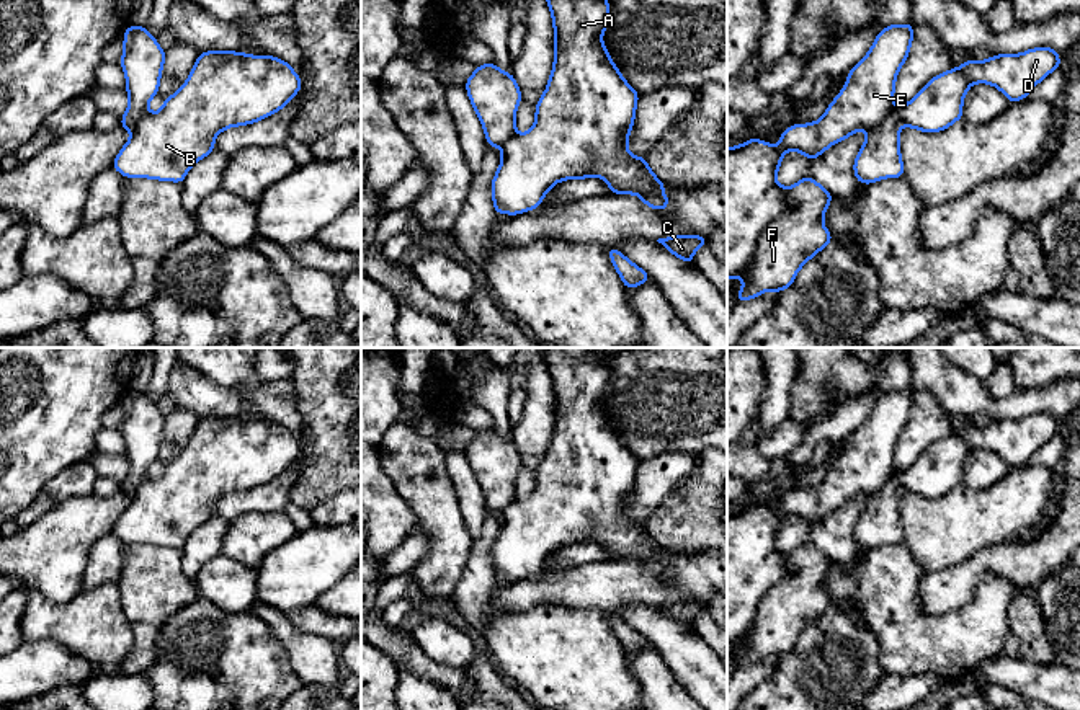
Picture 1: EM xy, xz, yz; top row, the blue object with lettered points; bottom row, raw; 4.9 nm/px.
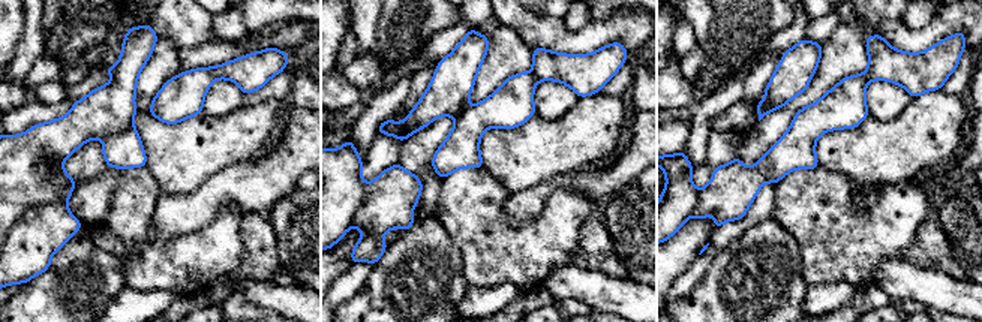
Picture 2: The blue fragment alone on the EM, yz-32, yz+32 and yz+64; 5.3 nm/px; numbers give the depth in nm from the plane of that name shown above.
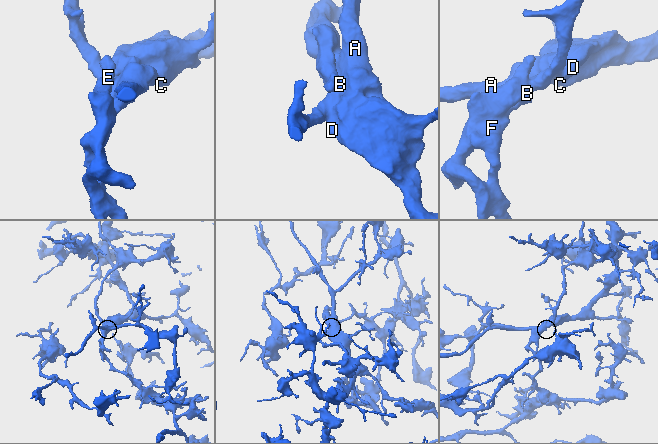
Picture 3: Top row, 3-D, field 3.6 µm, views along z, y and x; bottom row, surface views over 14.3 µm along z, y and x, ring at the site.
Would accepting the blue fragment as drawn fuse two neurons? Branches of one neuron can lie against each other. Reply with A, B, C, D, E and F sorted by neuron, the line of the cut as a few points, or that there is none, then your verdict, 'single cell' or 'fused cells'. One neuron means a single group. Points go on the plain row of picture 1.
groups A B C D F / E; cut yz (789, 554), (789, 572), (762, 599), (740, 640); fused cells

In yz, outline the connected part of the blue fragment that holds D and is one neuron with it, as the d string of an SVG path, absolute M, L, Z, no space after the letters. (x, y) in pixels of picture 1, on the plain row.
M1041 411L1021 419L998 419L982 428L967 424L959 434L933 442L907 470L892 473L884 490L868 501L853 530L858 548L902 544L900 493L922 498L948 495L962 485L964 462L972 449L993 450L1013 468L1024 465L1057 433L1060 421Z

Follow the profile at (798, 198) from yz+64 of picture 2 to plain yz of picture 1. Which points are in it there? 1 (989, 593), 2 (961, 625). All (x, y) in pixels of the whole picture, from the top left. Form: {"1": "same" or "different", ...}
{"1": "same", "2": "same"}

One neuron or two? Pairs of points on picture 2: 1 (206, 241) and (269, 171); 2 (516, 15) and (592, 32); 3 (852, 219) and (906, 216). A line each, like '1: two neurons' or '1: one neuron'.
1: two neurons
2: one neuron
3: one neuron

